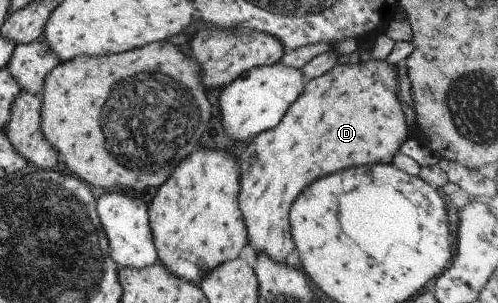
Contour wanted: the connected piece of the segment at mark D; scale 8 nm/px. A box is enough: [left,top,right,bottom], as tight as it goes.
[239,56,408,262]

